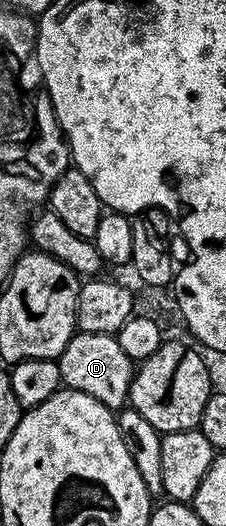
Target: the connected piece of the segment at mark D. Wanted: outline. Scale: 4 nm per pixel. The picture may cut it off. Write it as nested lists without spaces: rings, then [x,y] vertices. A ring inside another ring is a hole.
[[[79,332],[72,336],[58,361],[59,379],[66,387],[77,390],[81,394],[89,394],[97,398],[97,402],[112,410],[122,409],[128,403],[133,362],[125,354],[125,350],[121,350],[115,336]]]

